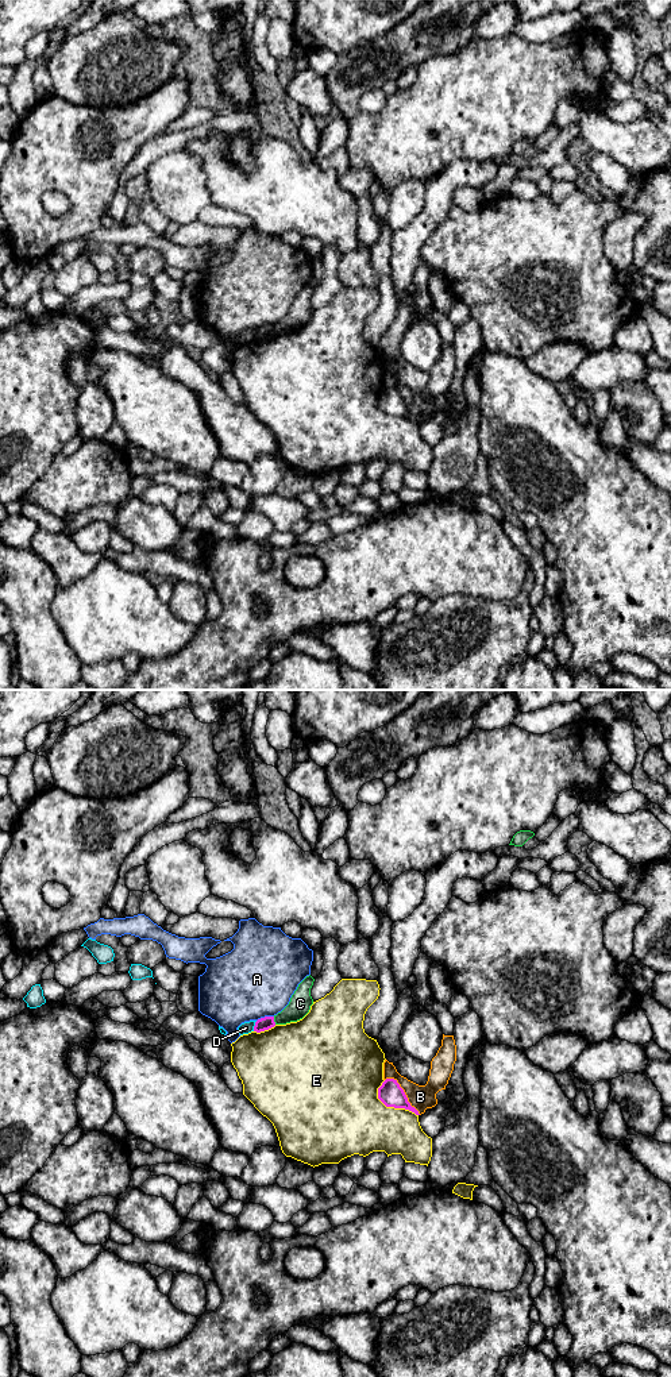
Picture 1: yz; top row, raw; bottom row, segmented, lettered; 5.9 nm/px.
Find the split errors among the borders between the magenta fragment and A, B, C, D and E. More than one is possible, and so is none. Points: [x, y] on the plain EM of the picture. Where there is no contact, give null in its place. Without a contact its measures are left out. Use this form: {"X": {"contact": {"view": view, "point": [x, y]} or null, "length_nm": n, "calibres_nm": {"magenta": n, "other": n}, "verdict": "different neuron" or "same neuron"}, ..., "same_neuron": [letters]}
{"A": {"contact": {"view": "yz", "point": [265, 326]}, "length_nm": 110, "calibres_nm": {"magenta": 80, "other": 460}, "verdict": "different neuron"}, "B": {"contact": {"view": "yz", "point": [404, 402]}, "length_nm": 300, "calibres_nm": {"magenta": 150, "other": 140}, "verdict": "different neuron"}, "C": {"contact": {"view": "yz", "point": [273, 330]}, "length_nm": 50, "calibres_nm": {"magenta": 80, "other": 130}, "verdict": "different neuron"}, "D": {"contact": {"view": "yz", "point": [254, 335]}, "length_nm": 70, "calibres_nm": {"magenta": 80, "other": 70}, "verdict": "different neuron"}, "E": {"contact": {"view": "yz", "point": [390, 415]}, "length_nm": 300, "calibres_nm": {"magenta": 150, "other": 400}, "verdict": "different neuron"}, "same_neuron": []}

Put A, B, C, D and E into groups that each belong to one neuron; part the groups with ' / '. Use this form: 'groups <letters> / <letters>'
groups A / B / C / D / E

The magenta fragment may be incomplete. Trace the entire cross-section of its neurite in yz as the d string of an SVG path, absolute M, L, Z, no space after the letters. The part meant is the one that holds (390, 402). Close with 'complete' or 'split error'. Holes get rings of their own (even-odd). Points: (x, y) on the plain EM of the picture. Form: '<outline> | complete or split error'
M386 387L382 392L382 394L378 397L378 408L386 416L405 417L414 421L416 424L420 424L419 420L410 414L404 398L394 387Z | complete

